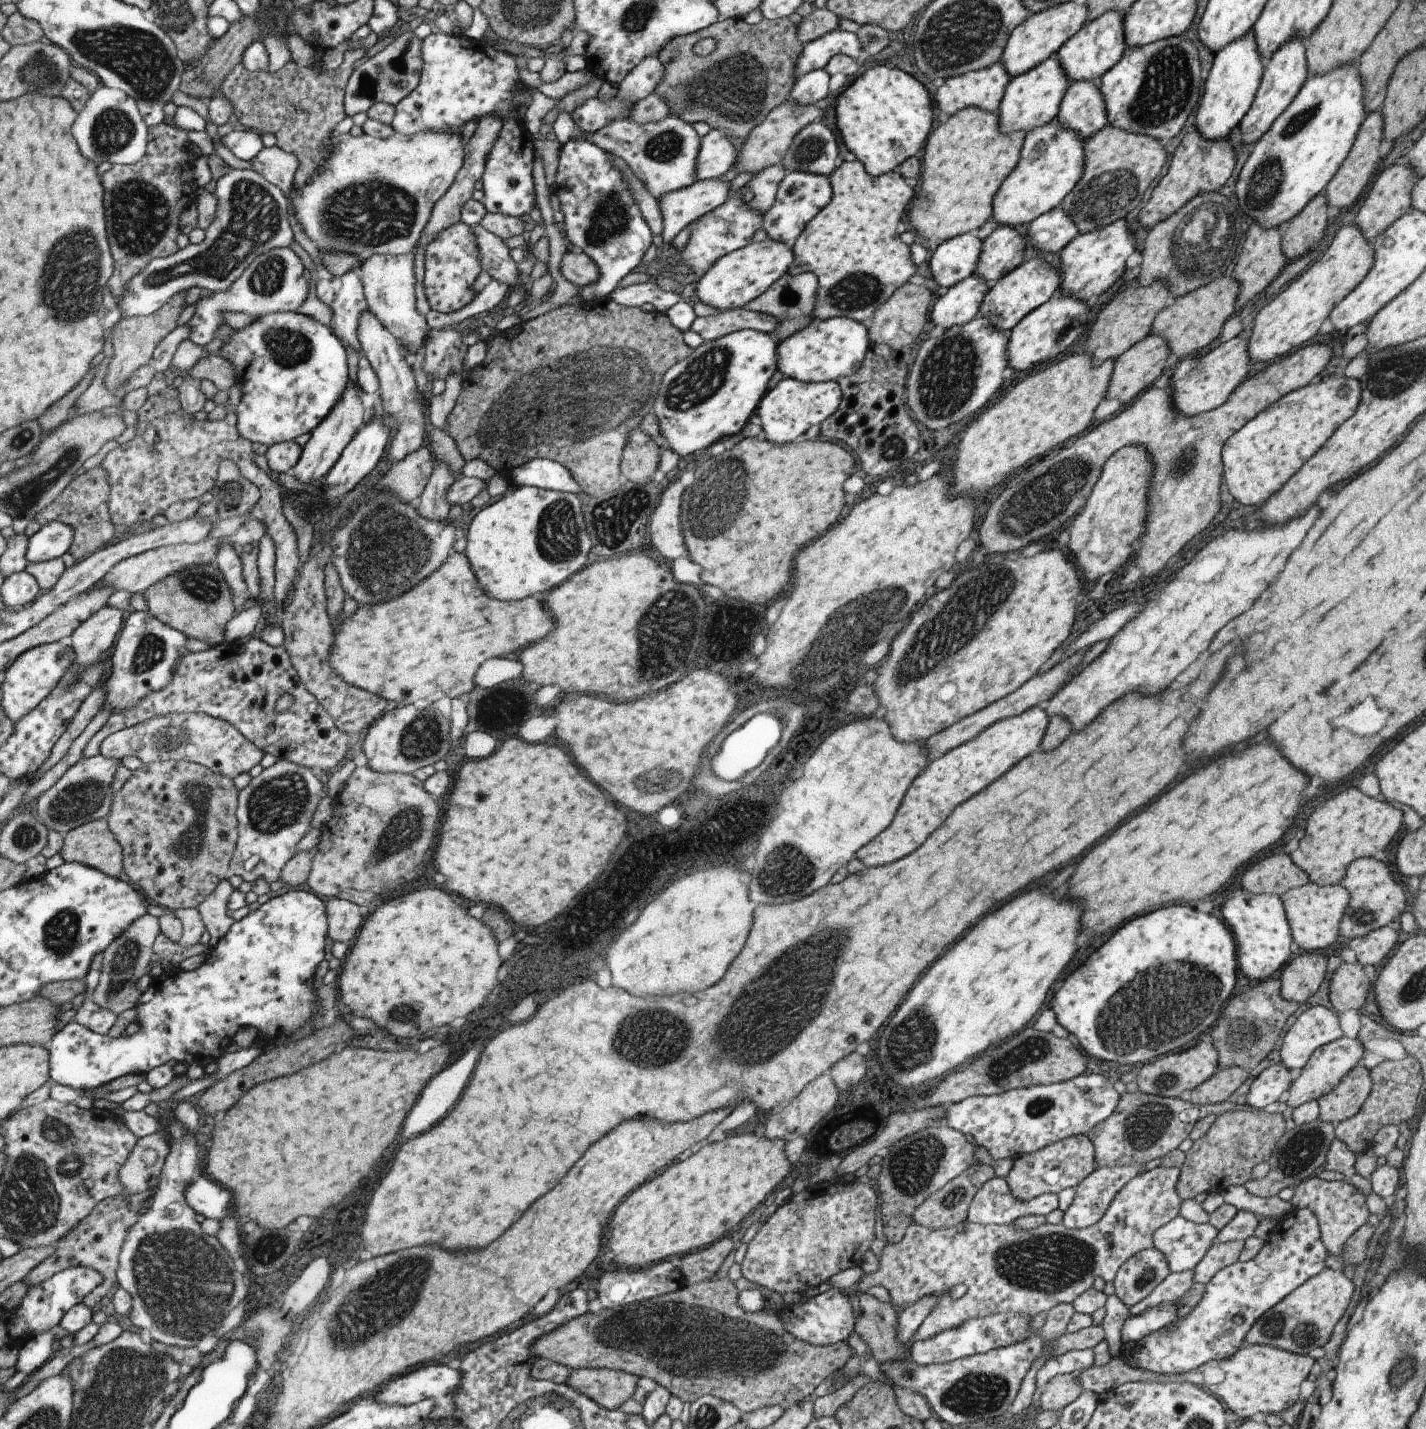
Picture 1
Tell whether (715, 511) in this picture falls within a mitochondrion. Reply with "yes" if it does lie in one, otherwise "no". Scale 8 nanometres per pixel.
yes

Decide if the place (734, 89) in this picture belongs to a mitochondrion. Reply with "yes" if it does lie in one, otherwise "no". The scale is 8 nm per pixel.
yes

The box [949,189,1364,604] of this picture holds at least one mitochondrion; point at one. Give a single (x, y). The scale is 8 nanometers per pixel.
(1049, 493)

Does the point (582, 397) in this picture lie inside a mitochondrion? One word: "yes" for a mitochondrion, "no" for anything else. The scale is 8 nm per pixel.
yes

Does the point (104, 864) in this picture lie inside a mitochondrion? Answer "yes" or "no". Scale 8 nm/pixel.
no

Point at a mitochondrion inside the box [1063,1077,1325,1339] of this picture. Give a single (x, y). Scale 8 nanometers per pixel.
(1145, 1126)

